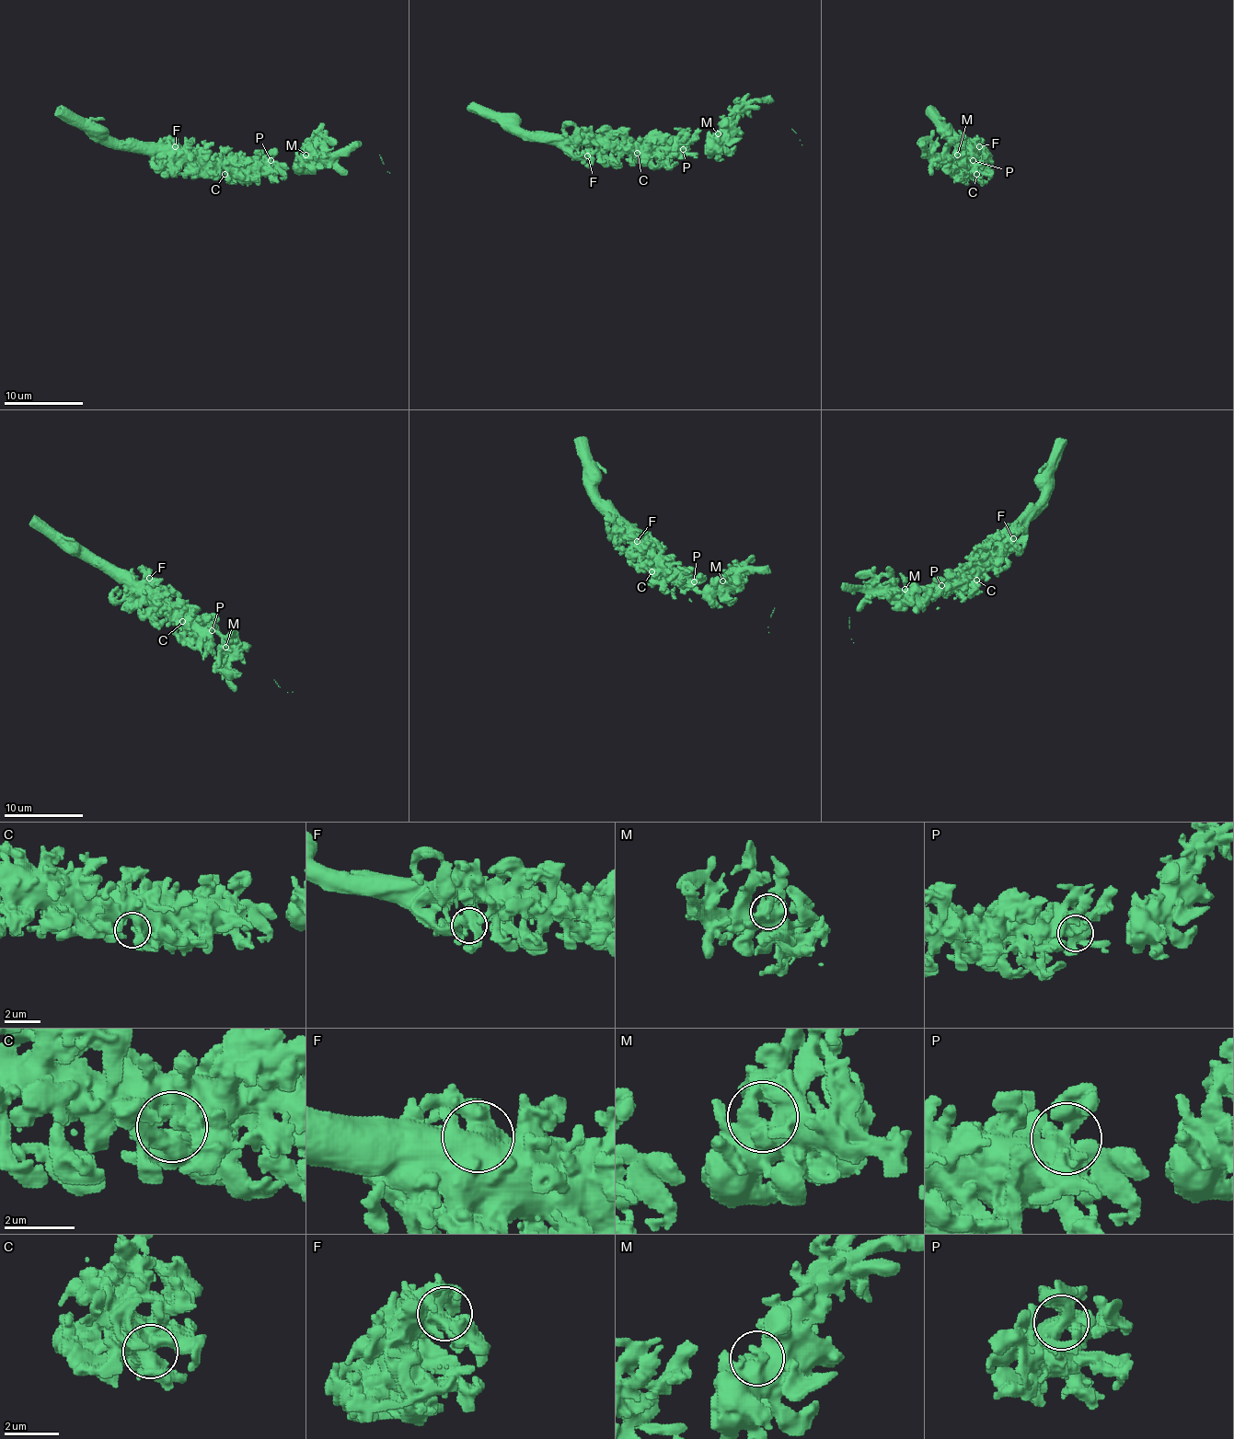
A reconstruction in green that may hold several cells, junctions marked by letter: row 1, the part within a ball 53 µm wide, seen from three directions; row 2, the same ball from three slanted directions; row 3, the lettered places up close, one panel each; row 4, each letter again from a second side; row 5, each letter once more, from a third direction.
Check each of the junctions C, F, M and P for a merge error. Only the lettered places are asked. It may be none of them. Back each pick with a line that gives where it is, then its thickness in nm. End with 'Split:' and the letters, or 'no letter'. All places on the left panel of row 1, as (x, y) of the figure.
Split: no letter

